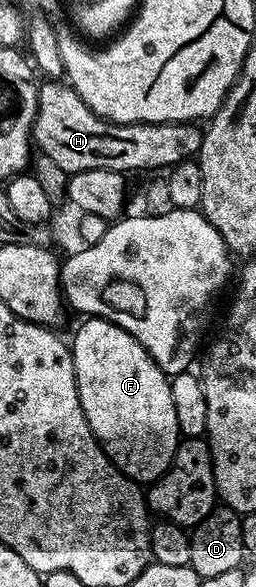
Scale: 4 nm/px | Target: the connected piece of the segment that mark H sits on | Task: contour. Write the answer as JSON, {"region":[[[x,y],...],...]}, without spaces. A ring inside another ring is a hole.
{"region":[[[46,80],[38,88],[38,111],[34,117],[32,142],[58,167],[64,168],[67,176],[92,168],[162,172],[197,155],[203,136],[203,131],[198,129],[197,125],[177,122],[107,122],[105,118],[98,118],[65,81]]]}

